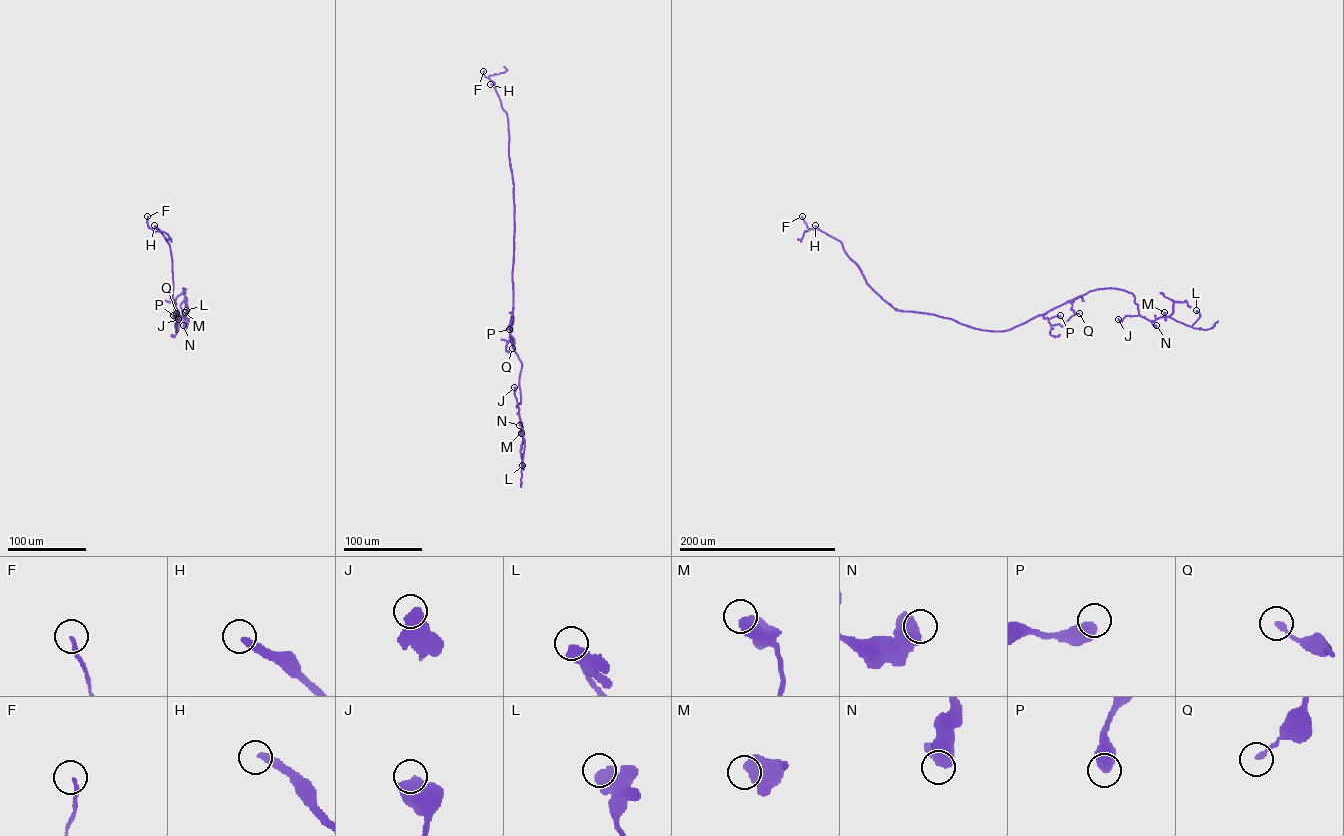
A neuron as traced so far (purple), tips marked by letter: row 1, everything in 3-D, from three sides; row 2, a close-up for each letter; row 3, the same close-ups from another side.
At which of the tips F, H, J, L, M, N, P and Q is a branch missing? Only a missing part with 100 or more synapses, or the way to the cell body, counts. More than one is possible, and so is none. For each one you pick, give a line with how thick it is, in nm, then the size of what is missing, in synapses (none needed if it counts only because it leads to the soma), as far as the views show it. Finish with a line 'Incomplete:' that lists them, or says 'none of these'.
H: 300 nm thick; about 950 synapses
Incomplete: H

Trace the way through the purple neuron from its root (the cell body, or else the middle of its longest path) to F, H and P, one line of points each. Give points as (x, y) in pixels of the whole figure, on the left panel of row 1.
F: (176, 331), (178, 315), (173, 303), (169, 245), (159, 229), (148, 227), (147, 216)
H: (176, 331), (178, 315), (173, 303), (170, 246), (154, 225)
P: (176, 331), (176, 313), (174, 314), (176, 318), (173, 315)

